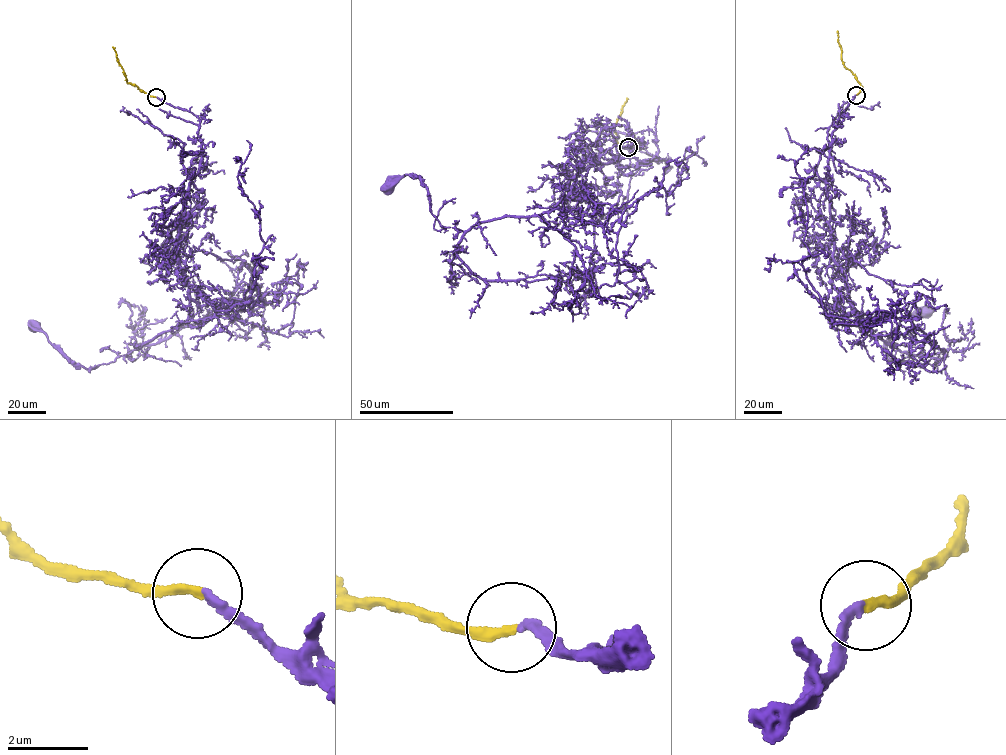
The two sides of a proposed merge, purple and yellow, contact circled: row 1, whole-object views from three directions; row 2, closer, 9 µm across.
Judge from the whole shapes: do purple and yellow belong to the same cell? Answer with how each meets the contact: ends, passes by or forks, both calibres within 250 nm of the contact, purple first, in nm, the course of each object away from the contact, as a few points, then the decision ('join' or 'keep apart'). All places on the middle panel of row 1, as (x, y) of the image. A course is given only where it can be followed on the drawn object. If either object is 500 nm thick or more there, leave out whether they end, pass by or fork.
purple ends | yellow ends | 190/240 nm | purple via (628, 147), (659, 162), (599, 163), (578, 172), (548, 210), (465, 231), (440, 225), (416, 176), (388, 188) | yellow via (628, 147), (618, 144), (614, 127), (627, 98) | join

